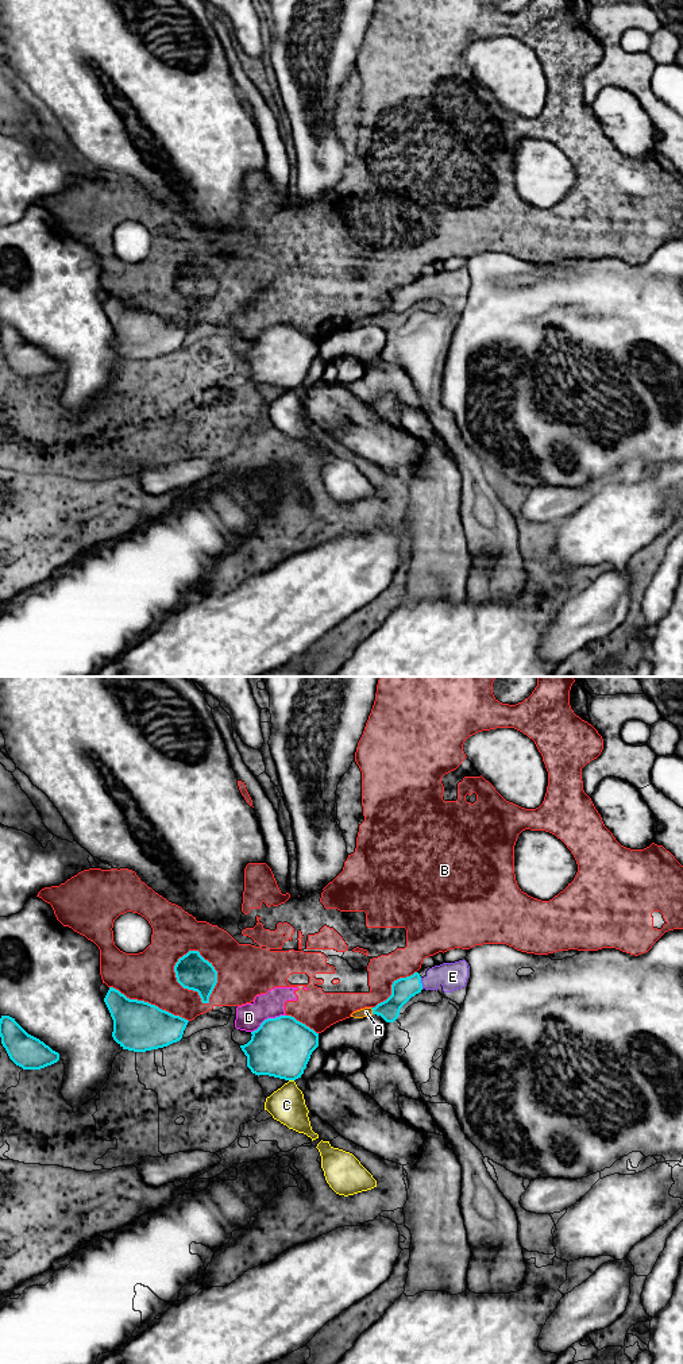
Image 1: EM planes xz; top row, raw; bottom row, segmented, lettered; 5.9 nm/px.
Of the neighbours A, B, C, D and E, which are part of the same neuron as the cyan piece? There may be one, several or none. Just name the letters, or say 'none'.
A, E

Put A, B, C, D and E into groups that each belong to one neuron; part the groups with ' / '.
A E / B D / C

